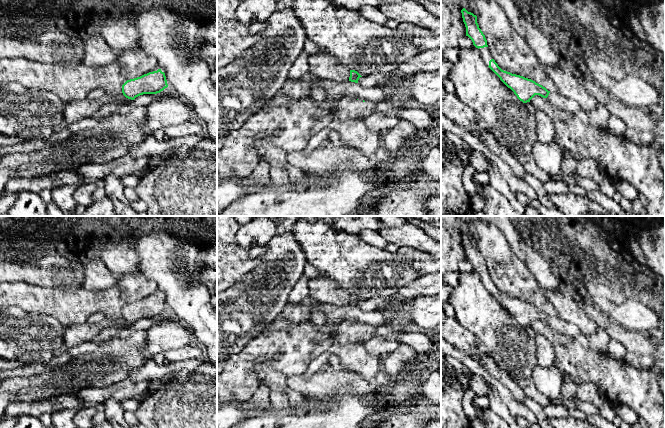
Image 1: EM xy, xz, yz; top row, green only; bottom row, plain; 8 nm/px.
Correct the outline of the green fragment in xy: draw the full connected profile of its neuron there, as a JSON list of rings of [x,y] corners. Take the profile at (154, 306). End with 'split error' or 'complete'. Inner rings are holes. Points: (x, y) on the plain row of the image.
[[[158,293],[140,301],[127,304],[122,309],[123,319],[131,324],[143,318],[157,318],[168,311],[165,297]]]; complete

